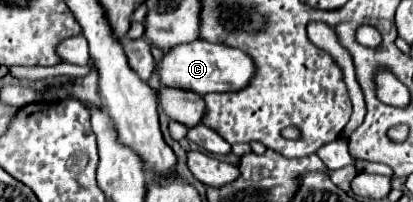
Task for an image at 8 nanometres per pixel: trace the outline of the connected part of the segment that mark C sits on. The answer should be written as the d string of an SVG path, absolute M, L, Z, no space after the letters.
M195 40L191 44L179 44L171 48L157 68L163 86L191 90L201 96L211 92L239 92L247 88L255 76L255 62L249 54L225 44L211 44L207 40Z

